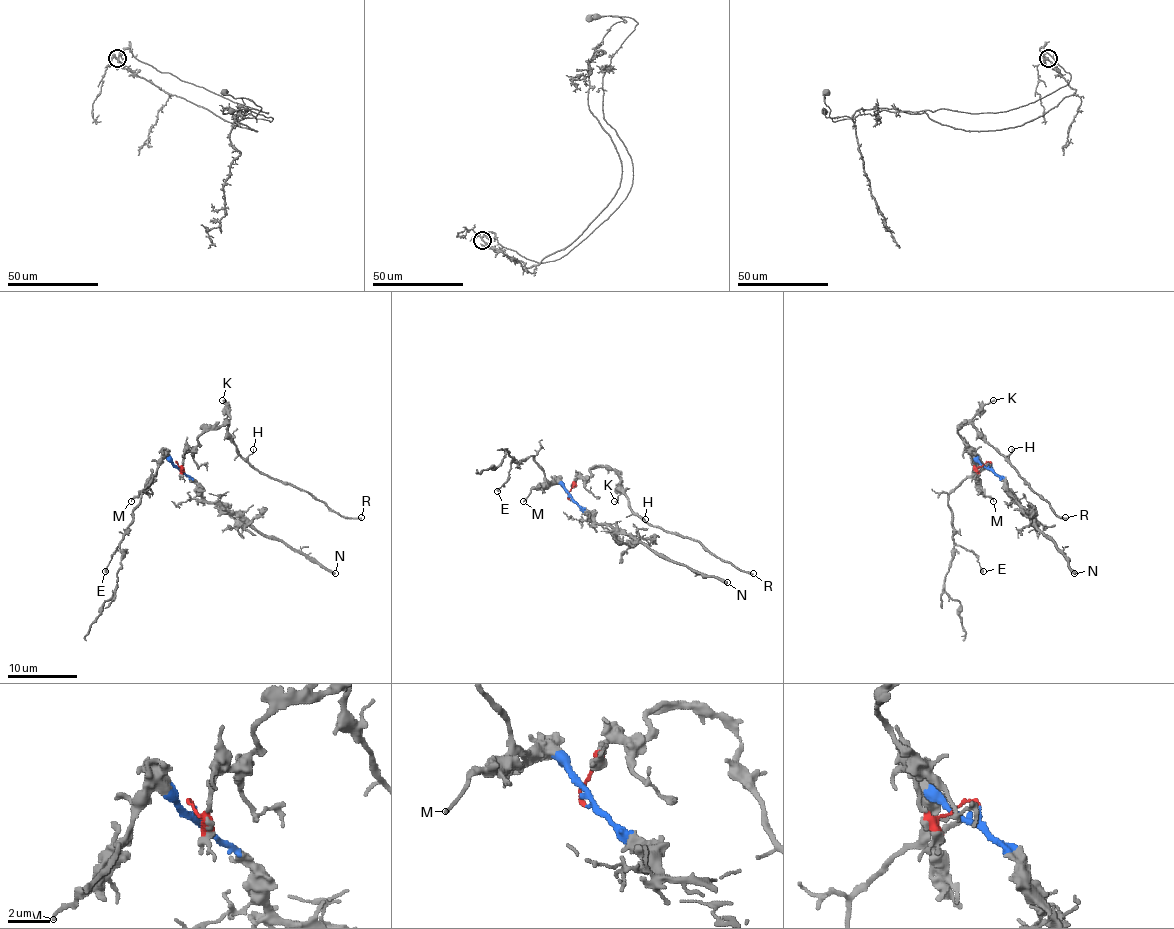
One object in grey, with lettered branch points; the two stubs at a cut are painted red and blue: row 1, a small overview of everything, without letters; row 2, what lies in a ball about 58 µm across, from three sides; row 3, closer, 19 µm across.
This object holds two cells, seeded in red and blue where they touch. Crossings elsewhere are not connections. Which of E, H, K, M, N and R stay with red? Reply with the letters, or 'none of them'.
H, K, R

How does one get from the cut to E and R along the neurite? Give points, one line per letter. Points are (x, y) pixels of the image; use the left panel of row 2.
E: (178, 464), (173, 466), (165, 459), (140, 495), (133, 511), (133, 521), (105, 572)
R: (177, 464), (180, 467), (201, 434), (229, 424), (236, 450), (252, 466), (309, 492), (342, 516), (361, 518)

